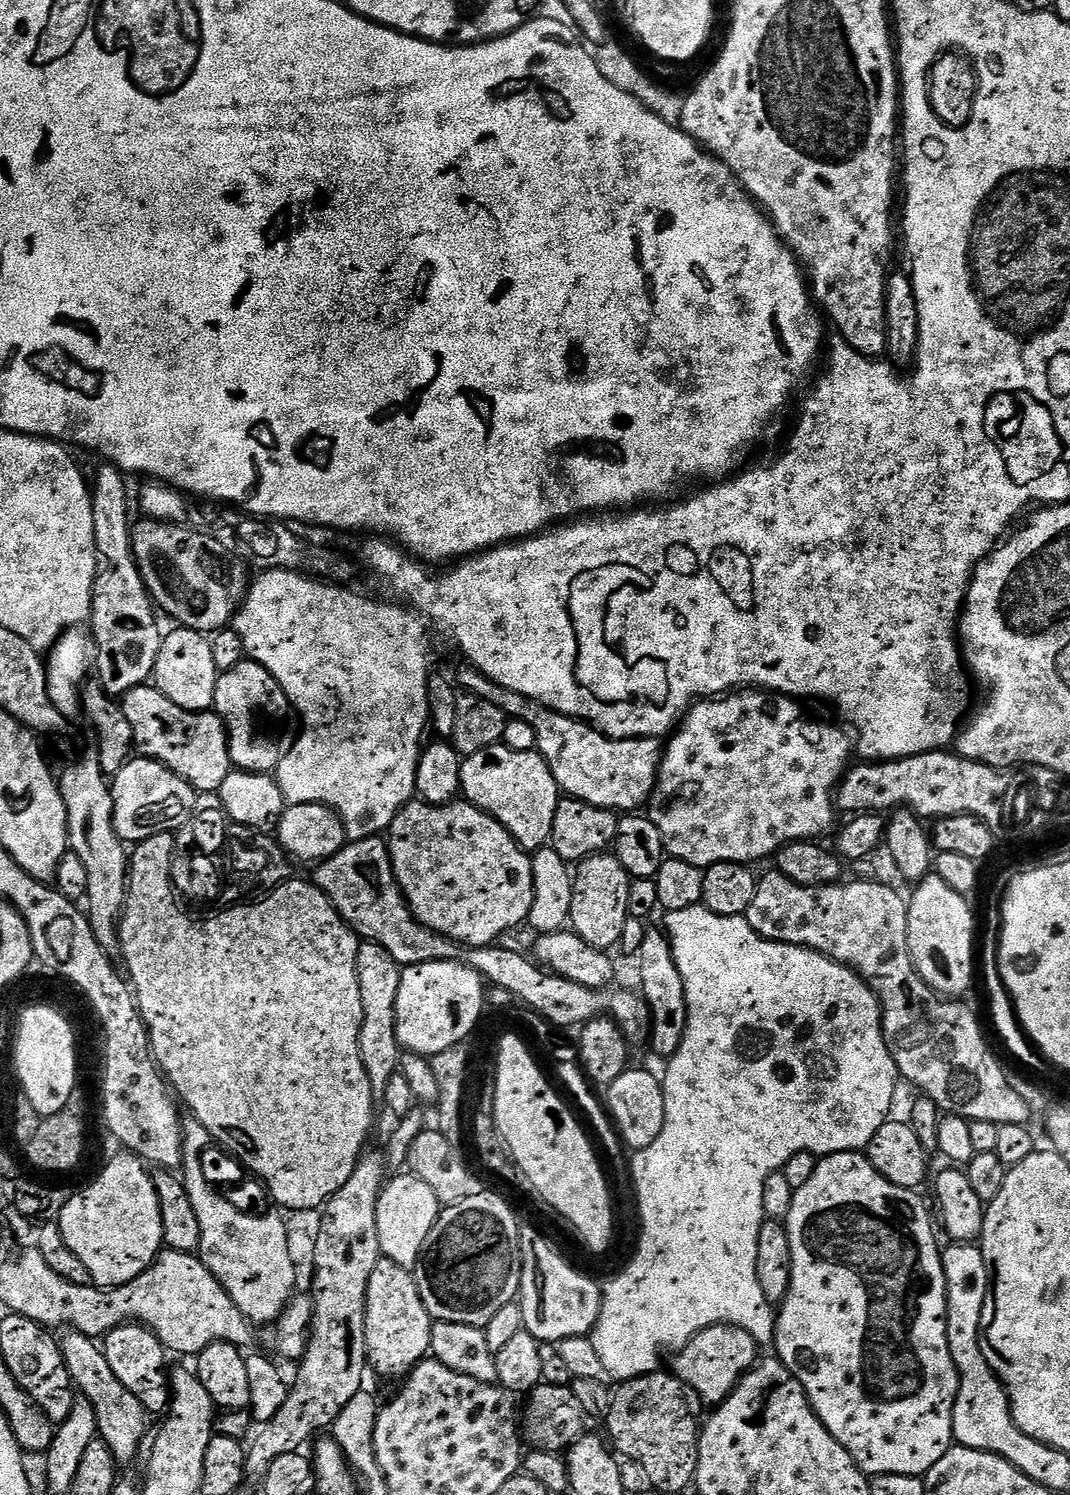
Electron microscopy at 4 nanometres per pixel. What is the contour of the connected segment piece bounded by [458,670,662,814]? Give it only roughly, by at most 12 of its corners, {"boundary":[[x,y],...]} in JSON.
{"boundary":[[483,672],[458,684],[531,725],[561,793],[632,814],[662,744],[613,740]]}

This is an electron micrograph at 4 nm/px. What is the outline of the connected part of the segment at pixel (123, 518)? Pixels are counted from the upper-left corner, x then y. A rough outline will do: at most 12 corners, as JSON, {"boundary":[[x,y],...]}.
{"boundary":[[127,477],[93,481],[97,675],[122,698],[159,667],[164,632],[132,544]]}

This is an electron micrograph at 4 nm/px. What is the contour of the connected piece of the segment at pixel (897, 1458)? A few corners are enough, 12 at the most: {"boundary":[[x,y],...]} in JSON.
{"boundary":[[836,1152],[786,1218],[775,1355],[872,1478],[954,1447],[919,1191]]}

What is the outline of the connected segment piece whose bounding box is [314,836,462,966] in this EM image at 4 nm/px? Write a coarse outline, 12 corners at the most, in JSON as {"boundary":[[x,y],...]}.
{"boundary":[[387,839],[315,865],[317,888],[402,966],[460,960],[417,920]]}

